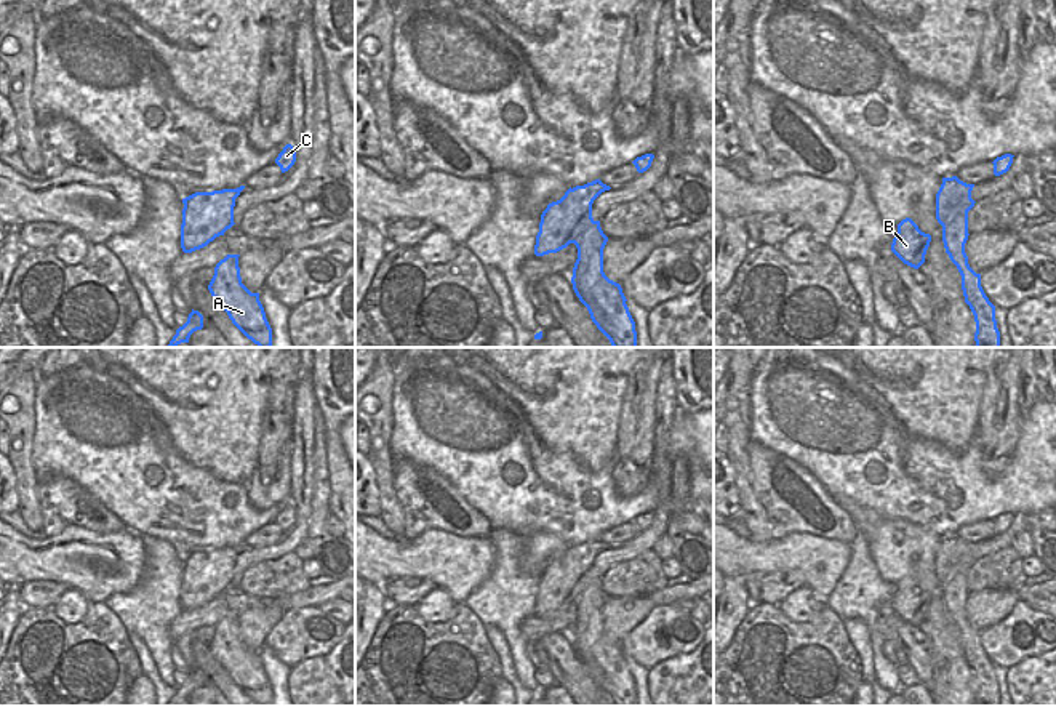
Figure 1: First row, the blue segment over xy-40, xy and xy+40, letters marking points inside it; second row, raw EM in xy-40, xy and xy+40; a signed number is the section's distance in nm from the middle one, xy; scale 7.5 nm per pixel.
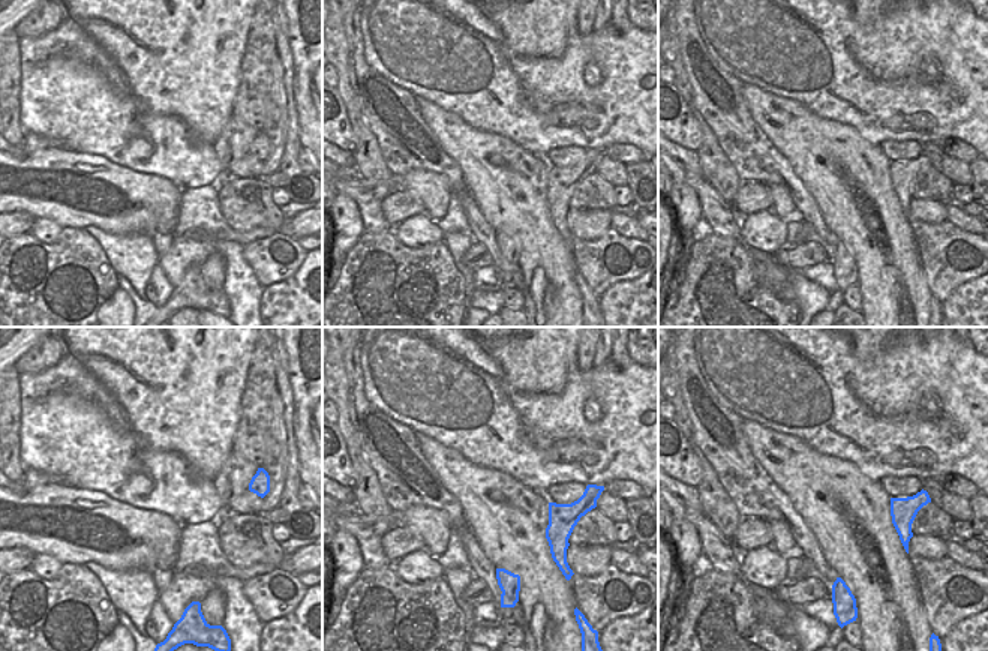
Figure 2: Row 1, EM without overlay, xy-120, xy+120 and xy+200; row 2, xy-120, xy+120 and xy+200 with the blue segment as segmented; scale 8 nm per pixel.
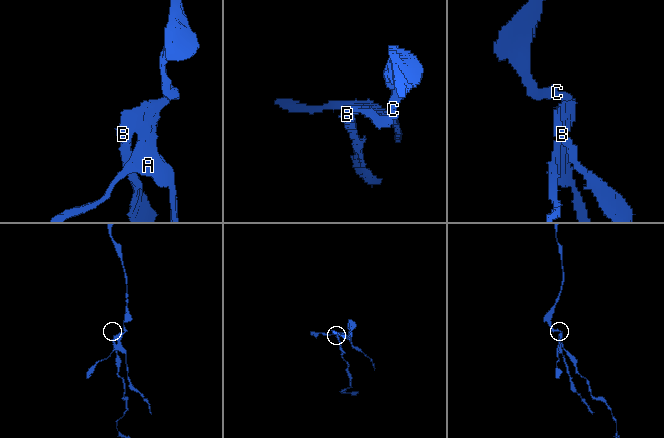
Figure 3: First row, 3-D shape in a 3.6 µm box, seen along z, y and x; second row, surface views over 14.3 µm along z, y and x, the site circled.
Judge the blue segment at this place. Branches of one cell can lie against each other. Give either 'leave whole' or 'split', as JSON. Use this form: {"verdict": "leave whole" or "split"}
{"verdict": "split"}

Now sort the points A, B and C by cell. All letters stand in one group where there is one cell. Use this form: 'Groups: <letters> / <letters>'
Groups: A C / B.

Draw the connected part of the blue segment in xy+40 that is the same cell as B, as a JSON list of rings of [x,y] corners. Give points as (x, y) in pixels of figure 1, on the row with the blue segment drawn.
[[[906,218],[898,224],[898,232],[891,243],[891,251],[907,266],[918,269],[925,263],[931,235],[918,229],[918,226]]]

